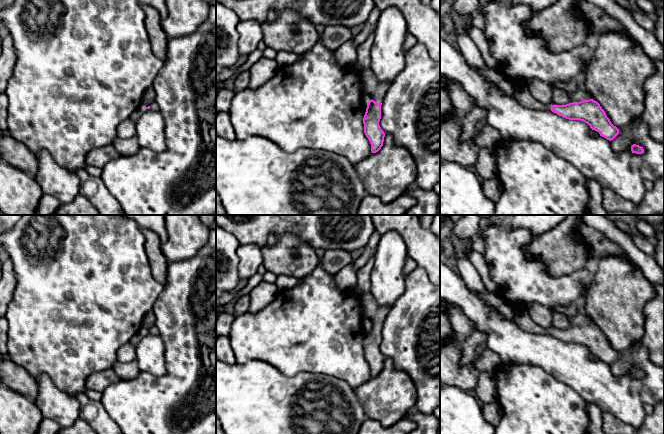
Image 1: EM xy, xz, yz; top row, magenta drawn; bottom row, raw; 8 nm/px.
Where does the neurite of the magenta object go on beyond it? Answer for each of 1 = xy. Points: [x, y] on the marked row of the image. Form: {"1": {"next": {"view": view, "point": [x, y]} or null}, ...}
{"1": {"next": {"view": "xy", "point": [154, 107]}}}

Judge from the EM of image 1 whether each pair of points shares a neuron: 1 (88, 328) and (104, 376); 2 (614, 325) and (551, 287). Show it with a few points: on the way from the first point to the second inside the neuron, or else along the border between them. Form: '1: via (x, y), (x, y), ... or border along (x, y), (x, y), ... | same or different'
1: border along (111, 368), (94, 371), (88, 377), (85, 387) | different
2: border along (586, 293), (586, 302), (582, 310) | different

